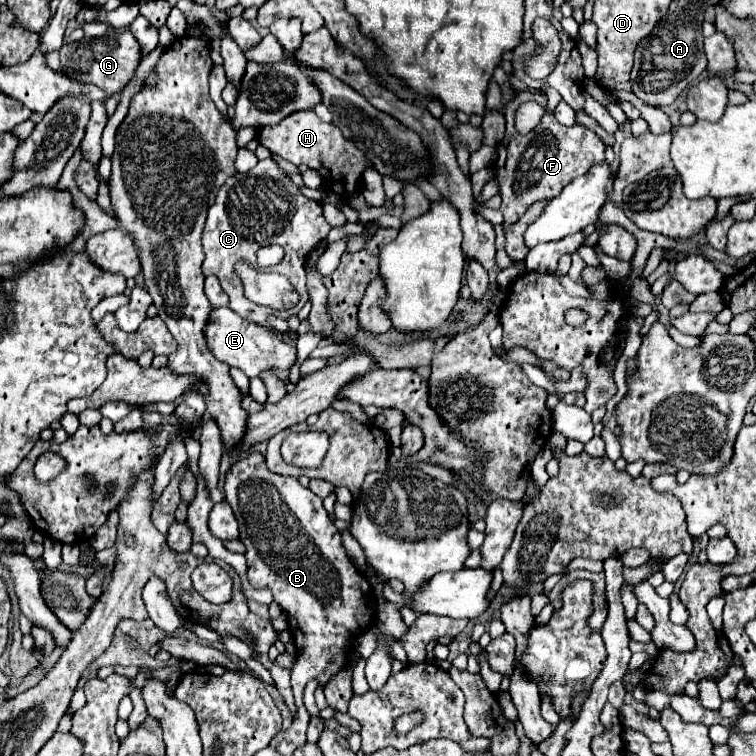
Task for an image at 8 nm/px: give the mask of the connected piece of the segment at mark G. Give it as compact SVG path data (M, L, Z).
M125 29L125 33L115 35L115 37L113 37L113 33L107 33L103 37L81 39L77 43L63 45L59 49L59 57L61 57L61 71L65 75L69 75L71 79L75 79L79 83L95 83L107 95L113 95L115 91L121 91L123 85L133 77L135 69L141 63L139 43L131 35L129 29Z

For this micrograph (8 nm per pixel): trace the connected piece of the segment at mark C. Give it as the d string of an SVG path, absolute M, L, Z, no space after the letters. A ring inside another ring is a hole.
M273 159L259 161L251 171L247 173L235 173L231 175L223 187L217 193L215 203L209 209L207 223L203 229L203 275L215 275L223 287L223 291L229 295L229 307L245 317L247 321L265 325L269 317L281 317L287 319L291 315L297 315L297 311L309 301L307 287L305 287L305 275L303 275L303 259L307 257L307 251L319 243L319 239L325 239L329 233L329 223L323 219L321 205L303 197L299 187L289 181L289 177L275 165ZM265 245L281 245L285 249L285 257L281 263L271 267L269 271L277 271L291 279L293 287L299 291L301 299L295 307L291 307L289 313L283 315L283 311L275 311L266 307L259 307L245 299L243 287L239 287L239 279L235 279L233 265L241 259L249 261L251 265L257 263L255 253L259 247Z

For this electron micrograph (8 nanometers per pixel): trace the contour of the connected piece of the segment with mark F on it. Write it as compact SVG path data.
M495 81L491 83L487 107L502 109L506 120L505 137L497 145L497 159L495 159L495 171L499 175L499 193L503 197L501 211L505 215L505 223L503 223L505 227L513 225L529 209L529 205L533 205L535 201L541 201L541 199L557 197L571 179L585 175L595 163L603 163L603 159L605 159L605 145L595 131L591 131L583 125L563 127L561 123L555 121L555 117L547 115L547 112L543 115L543 123L535 131L521 135L515 129L517 107L528 101L535 101L542 105L543 101L548 100L545 93L546 87L547 84L543 83L540 94L516 91L515 99L502 105L503 97L499 87Z

